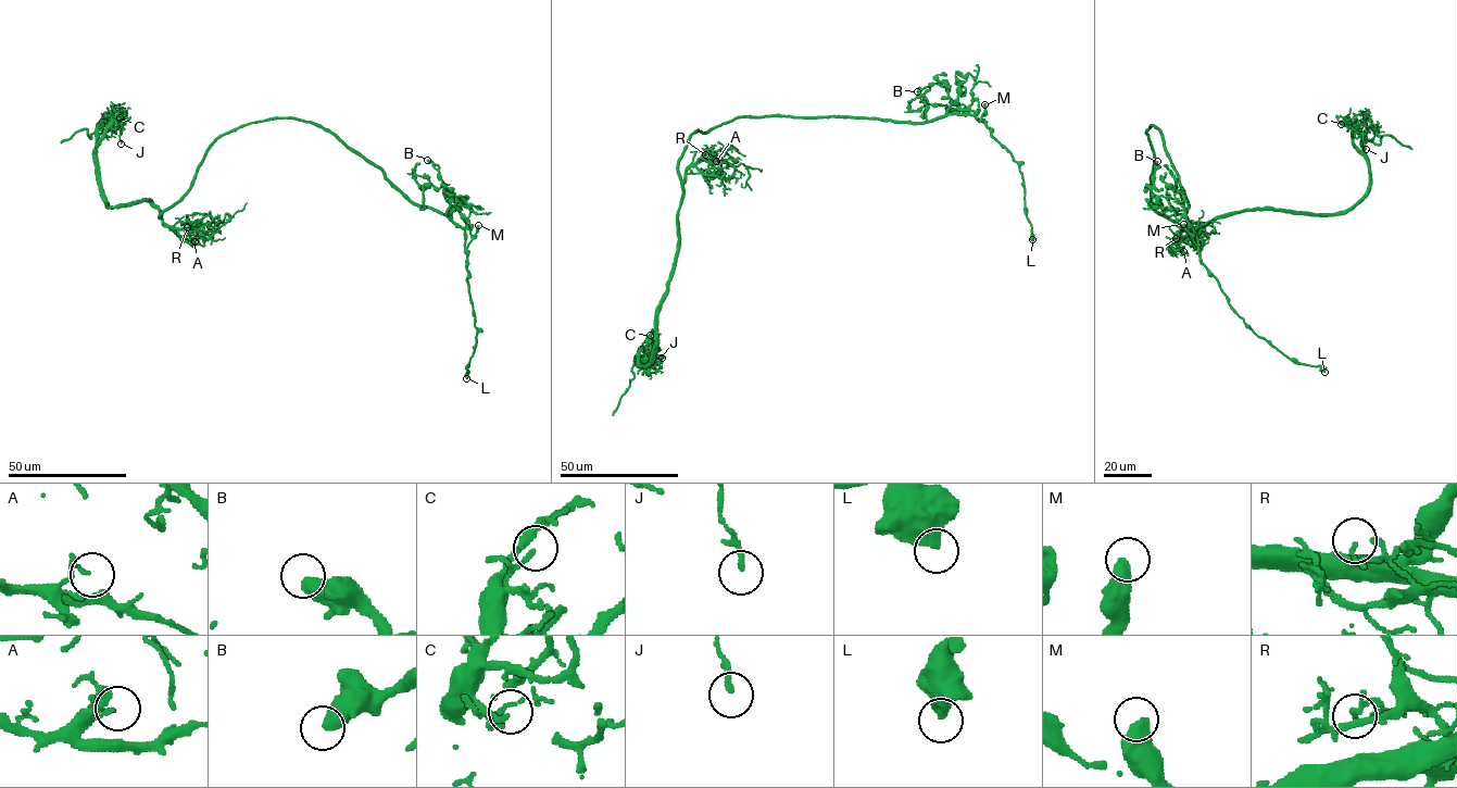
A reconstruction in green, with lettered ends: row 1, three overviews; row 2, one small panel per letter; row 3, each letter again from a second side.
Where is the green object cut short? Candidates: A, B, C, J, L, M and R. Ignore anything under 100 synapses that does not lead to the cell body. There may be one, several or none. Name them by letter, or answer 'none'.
none

